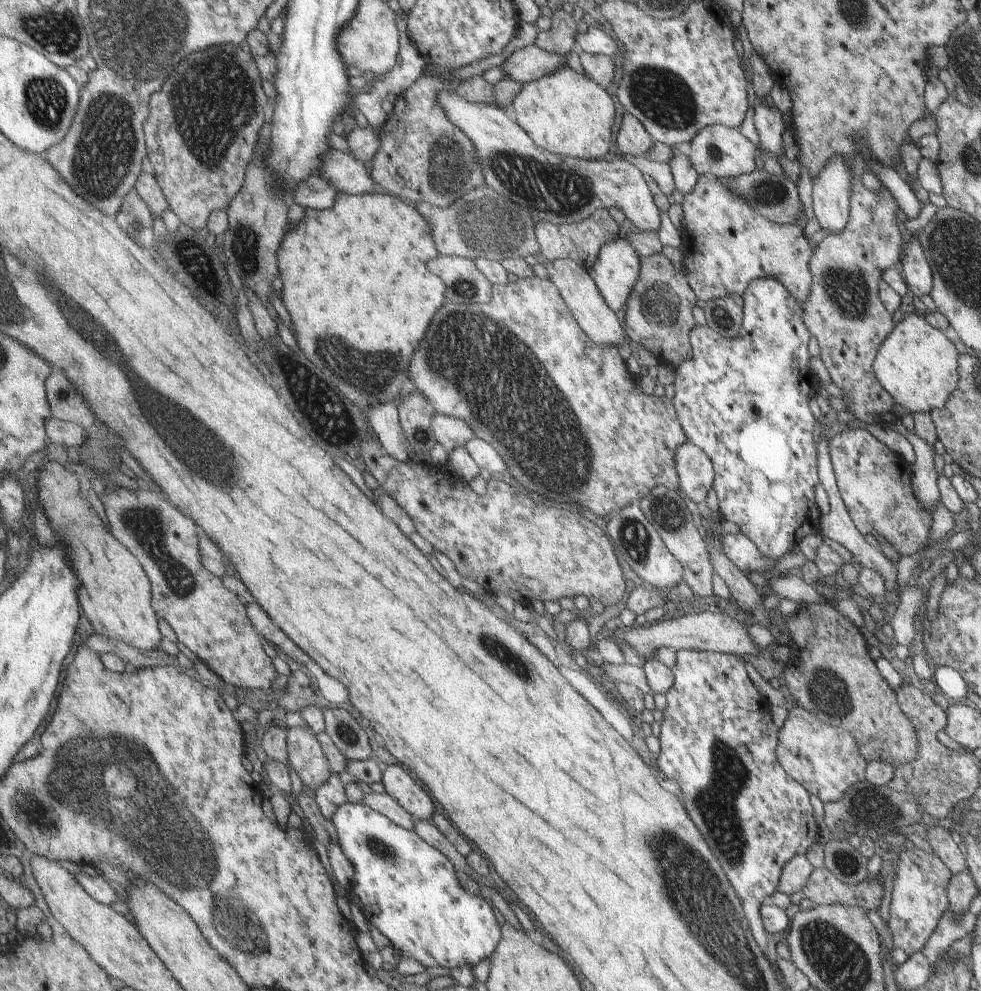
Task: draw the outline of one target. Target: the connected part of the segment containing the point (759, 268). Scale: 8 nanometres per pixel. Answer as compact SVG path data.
M698 175L693 188L683 195L682 211L683 226L680 229L682 243L679 246L683 253L683 272L686 274L690 289L699 295L701 302L711 299L730 296L742 292L755 279L775 277L801 304L809 296L810 286L813 284L813 275L810 271L810 258L814 256L815 242L803 234L798 225L780 225L764 219L760 214L753 212L741 198L740 193L729 193L720 182L721 179L708 178Z

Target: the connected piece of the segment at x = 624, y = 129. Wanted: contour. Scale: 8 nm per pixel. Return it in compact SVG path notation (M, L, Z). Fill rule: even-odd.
M624 111L615 134L615 146L623 155L631 157L645 154L653 144L644 126L627 111Z

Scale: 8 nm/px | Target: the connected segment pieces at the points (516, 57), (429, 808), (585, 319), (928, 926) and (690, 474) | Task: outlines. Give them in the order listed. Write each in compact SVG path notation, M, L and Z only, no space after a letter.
M535 45L515 49L509 57L500 64L506 77L513 82L522 85L534 81L538 77L545 76L557 67L565 64L567 56L557 55L538 49Z
M387 765L382 773L384 792L408 812L414 820L429 820L433 814L433 802L425 790L409 776L401 766Z
M557 259L548 262L543 267L547 272L546 278L555 285L563 302L569 307L579 326L589 338L599 345L617 345L627 339L621 326L622 322L619 321L615 312L606 305L587 270L576 265L571 259Z
M904 847L892 860L896 870L886 924L895 948L901 948L909 956L923 950L931 933L938 926L937 920L941 920L944 910L948 908L946 888L951 872L935 853L928 853L923 849Z
M687 442L676 450L675 462L677 488L702 508L707 492L713 487L714 469L711 458L698 446Z

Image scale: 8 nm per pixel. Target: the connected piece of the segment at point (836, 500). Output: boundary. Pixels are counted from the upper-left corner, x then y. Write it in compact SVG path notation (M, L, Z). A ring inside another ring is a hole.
M815 399L810 400L810 409L813 412L815 418L820 418L820 430L821 437L818 444L818 473L819 473L819 482L822 484L829 502L829 512L824 515L820 515L819 518L819 534L837 542L839 546L843 546L849 554L852 554L856 562L861 564L865 569L871 569L875 571L878 575L884 580L884 590L890 591L896 588L896 576L897 571L895 570L895 564L893 564L889 559L883 557L881 551L874 549L869 543L864 539L864 536L855 528L853 521L850 519L850 516L847 514L846 506L840 497L839 489L837 488L834 474L832 471L832 464L830 463L830 456L828 453L828 445L825 439L825 432L822 429L823 418L821 418L821 412L817 406Z

